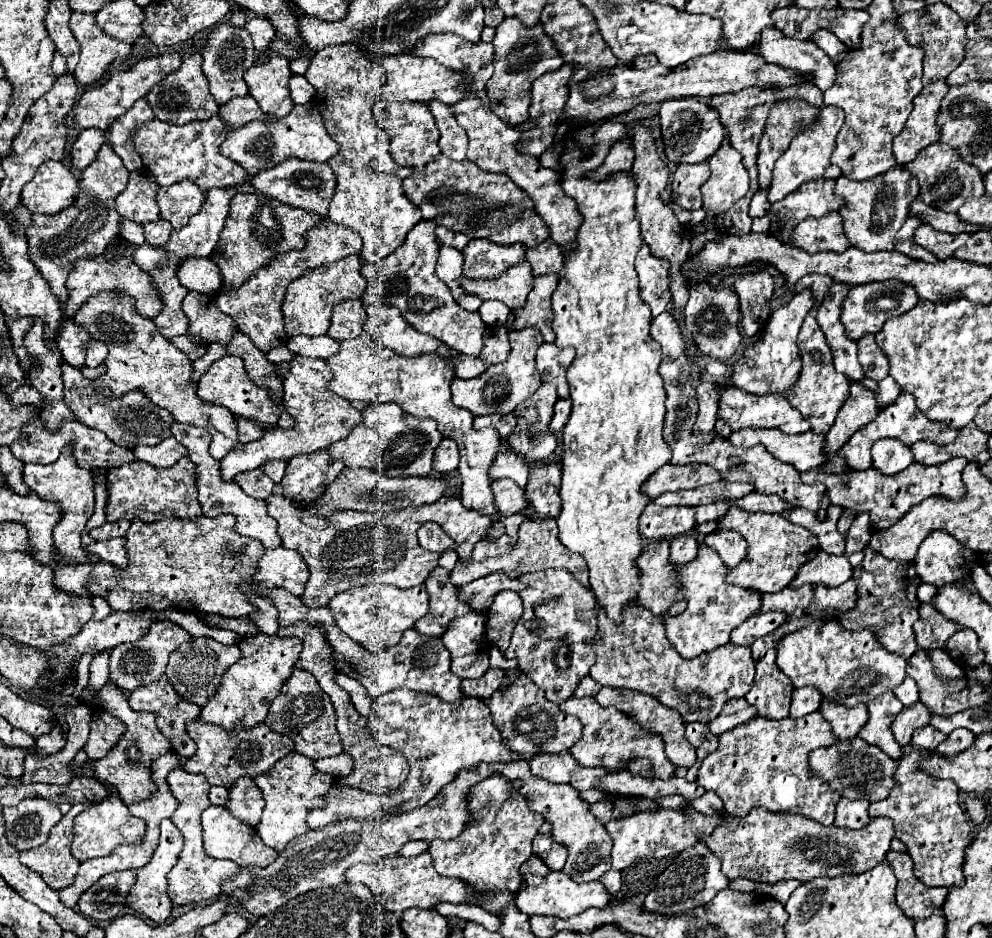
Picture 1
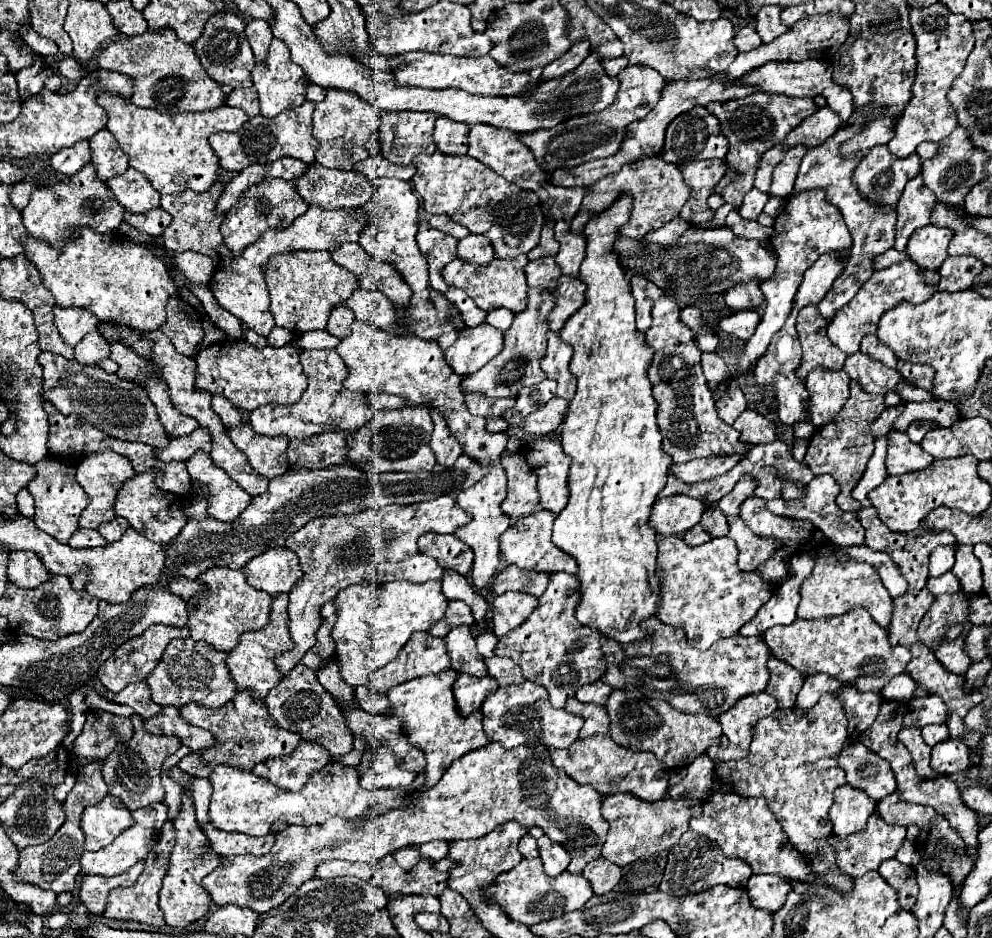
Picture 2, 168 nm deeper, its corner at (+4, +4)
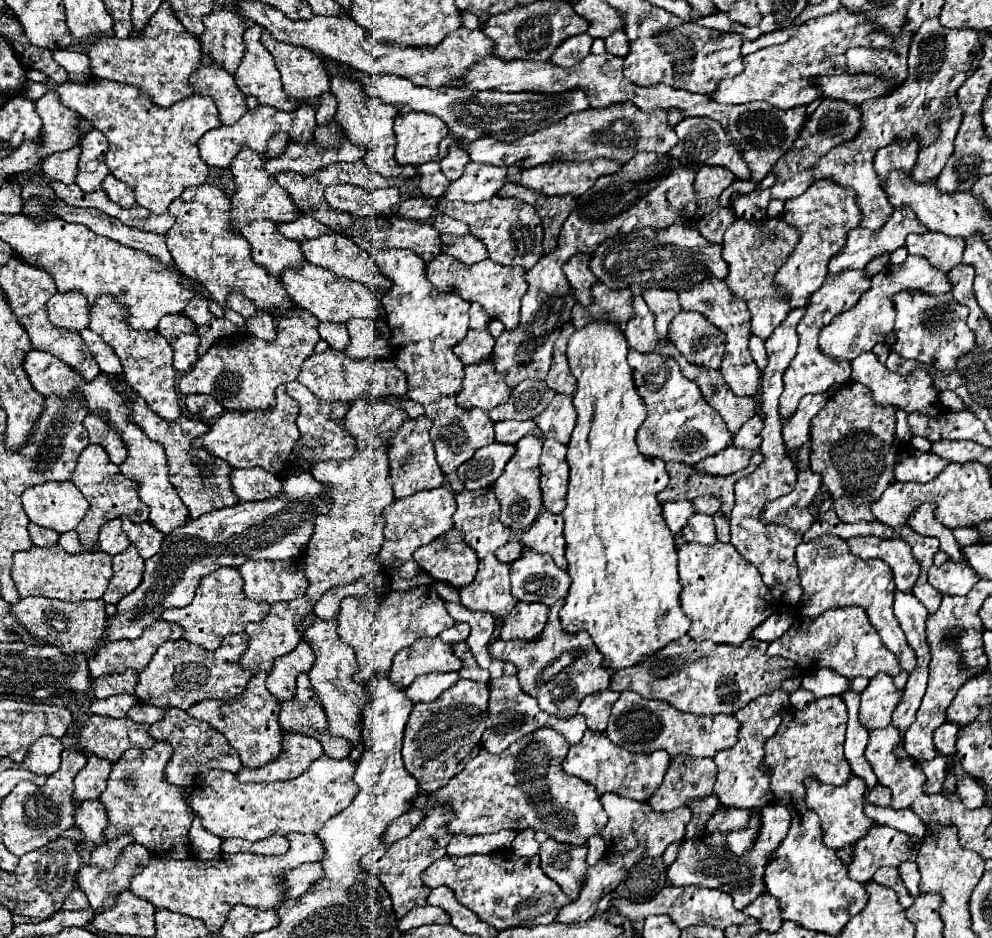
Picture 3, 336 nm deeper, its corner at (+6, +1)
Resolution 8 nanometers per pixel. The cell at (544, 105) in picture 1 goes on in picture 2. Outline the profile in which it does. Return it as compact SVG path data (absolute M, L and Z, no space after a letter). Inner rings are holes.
M582 40L580 44L572 44L572 48L564 56L550 62L542 70L542 80L554 80L554 78L560 78L560 76L572 72L588 56L588 48L590 48L588 40Z

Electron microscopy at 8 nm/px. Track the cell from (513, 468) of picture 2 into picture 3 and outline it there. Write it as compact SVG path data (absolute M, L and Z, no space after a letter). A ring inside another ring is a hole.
M534 435L522 437L522 441L516 443L518 451L510 463L506 463L506 471L502 477L496 479L492 485L494 493L498 495L500 503L500 521L514 529L514 531L526 531L538 517L542 507L542 491L540 491L540 451L542 451L542 439Z

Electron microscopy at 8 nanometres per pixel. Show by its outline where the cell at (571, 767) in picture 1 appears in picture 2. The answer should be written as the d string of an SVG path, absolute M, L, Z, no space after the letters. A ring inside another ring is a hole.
M590 736L588 740L578 740L570 748L552 750L550 752L552 764L564 770L572 780L578 784L588 784L602 794L616 794L616 792L632 792L634 796L656 802L666 796L668 790L668 776L670 770L662 764L652 752L634 752L622 748L610 740L610 736Z

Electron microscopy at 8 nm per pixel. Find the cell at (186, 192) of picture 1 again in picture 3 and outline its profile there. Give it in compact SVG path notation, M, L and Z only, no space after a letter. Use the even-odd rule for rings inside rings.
M208 183L188 187L178 199L170 203L168 211L176 217L176 223L166 233L166 245L176 267L186 277L196 279L202 287L206 287L220 307L224 307L232 291L240 291L248 301L254 301L260 311L270 313L274 309L278 313L284 313L292 307L294 301L286 293L280 279L274 279L274 275L252 261L250 243L242 235L236 235L236 239L232 239L234 235L230 229L230 209L232 203L228 195L220 187Z

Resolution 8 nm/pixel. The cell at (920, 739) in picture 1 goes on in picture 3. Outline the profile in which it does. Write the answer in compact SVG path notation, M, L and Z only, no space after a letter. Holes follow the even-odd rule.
M944 723L942 727L938 727L934 731L934 745L942 755L950 755L954 753L954 745L956 745L956 737L958 737L958 723Z

